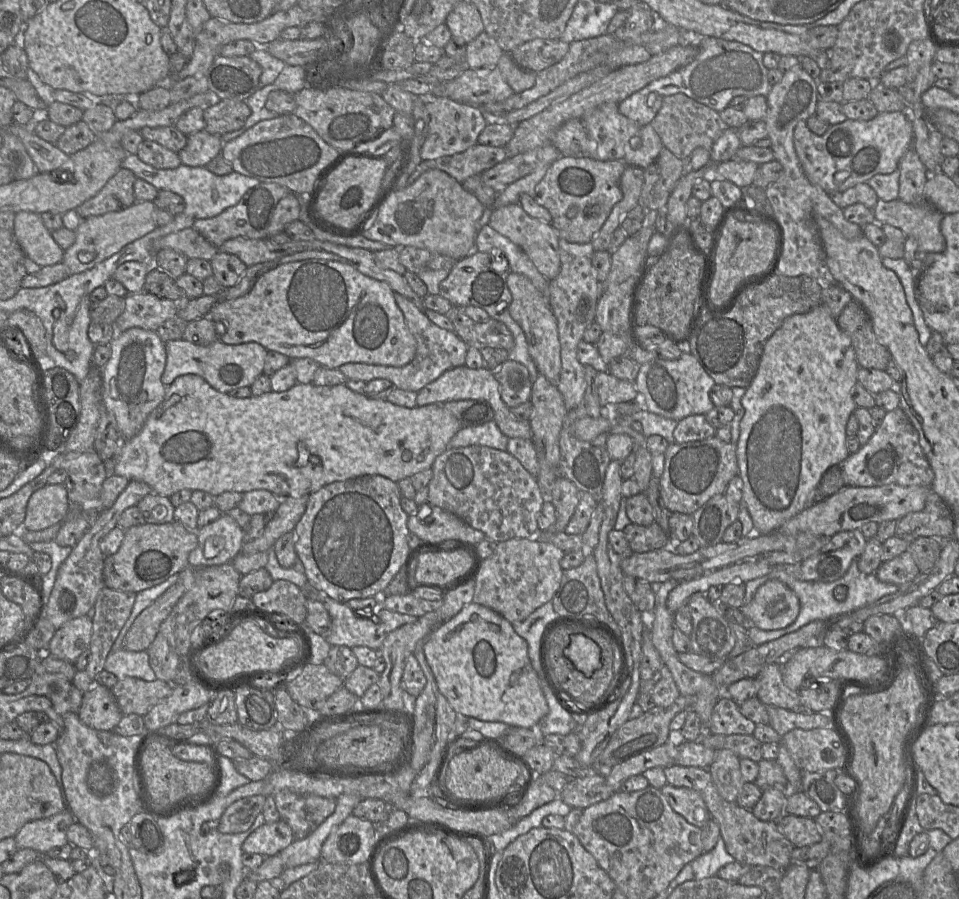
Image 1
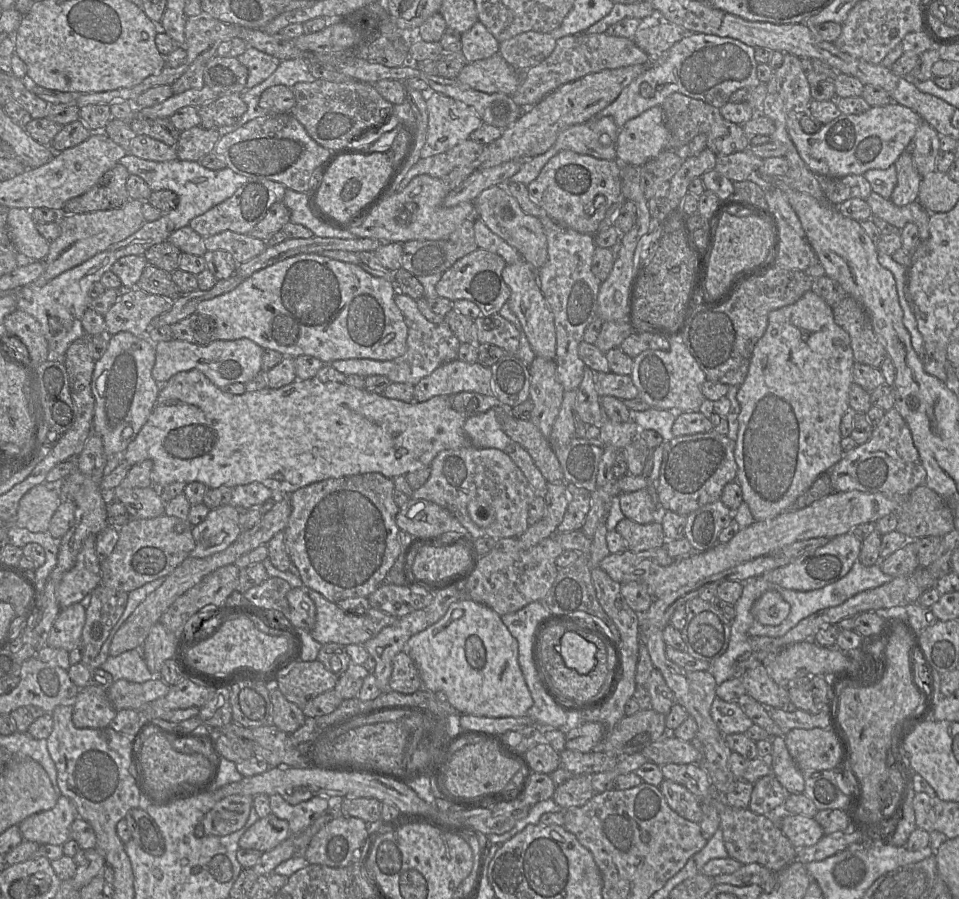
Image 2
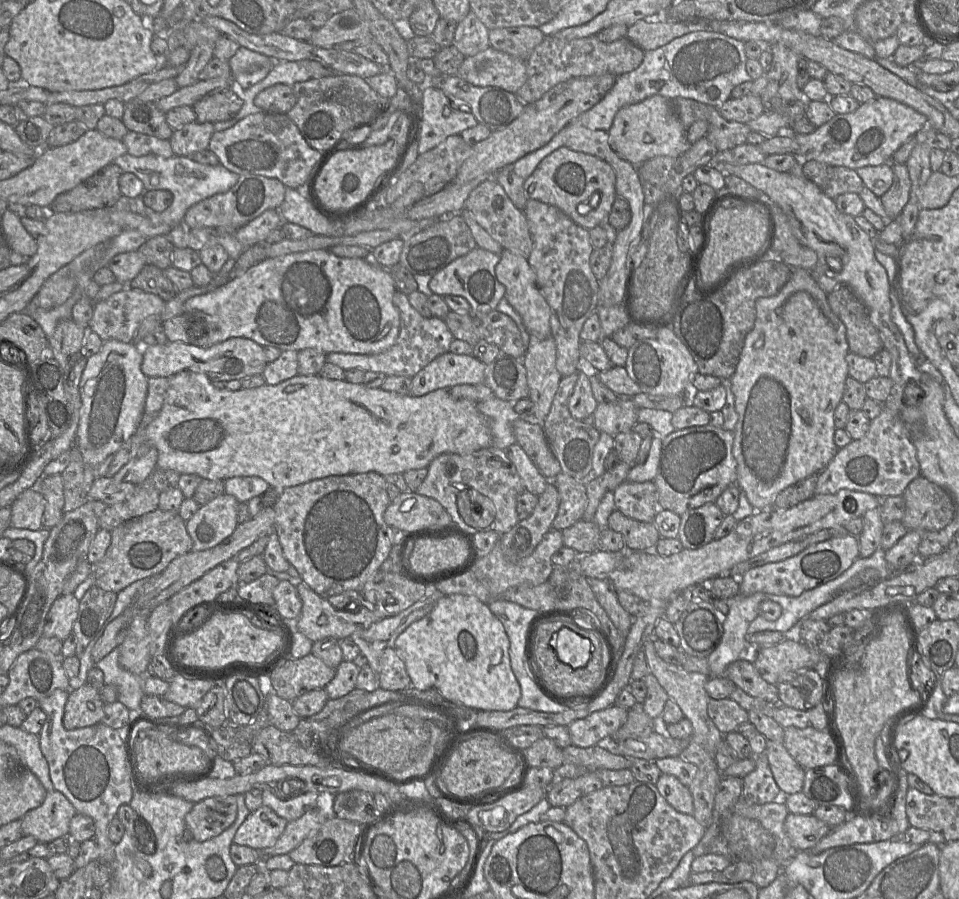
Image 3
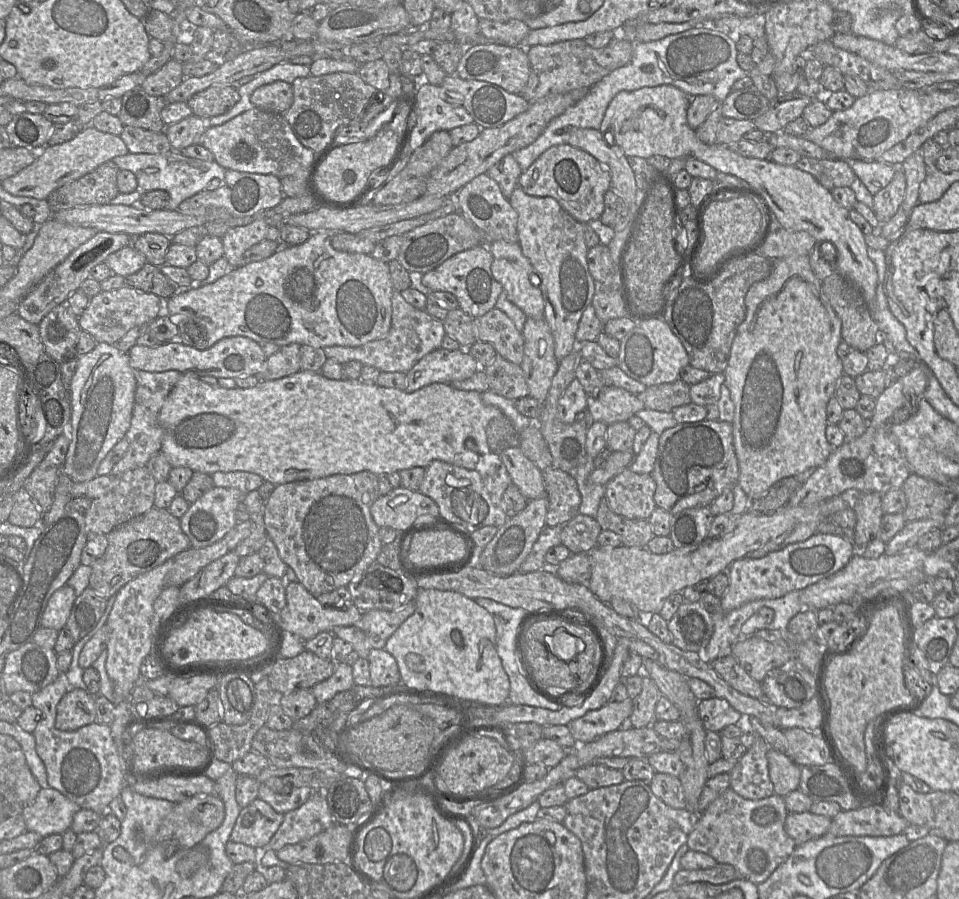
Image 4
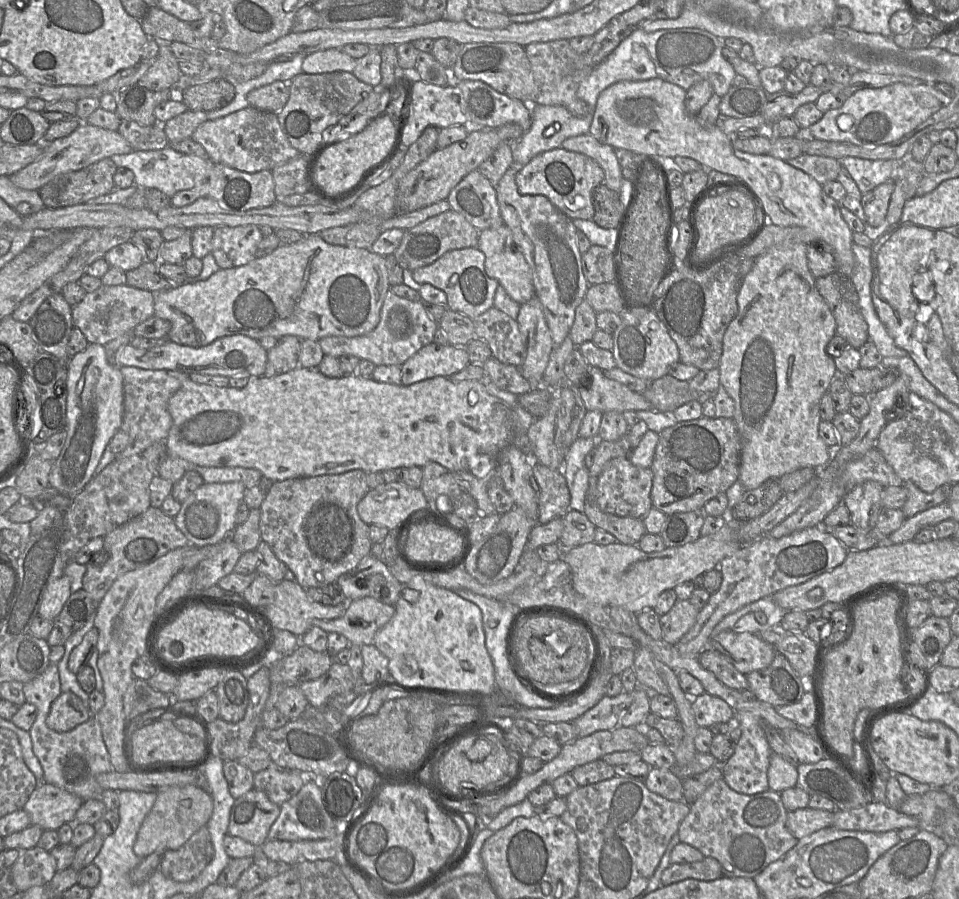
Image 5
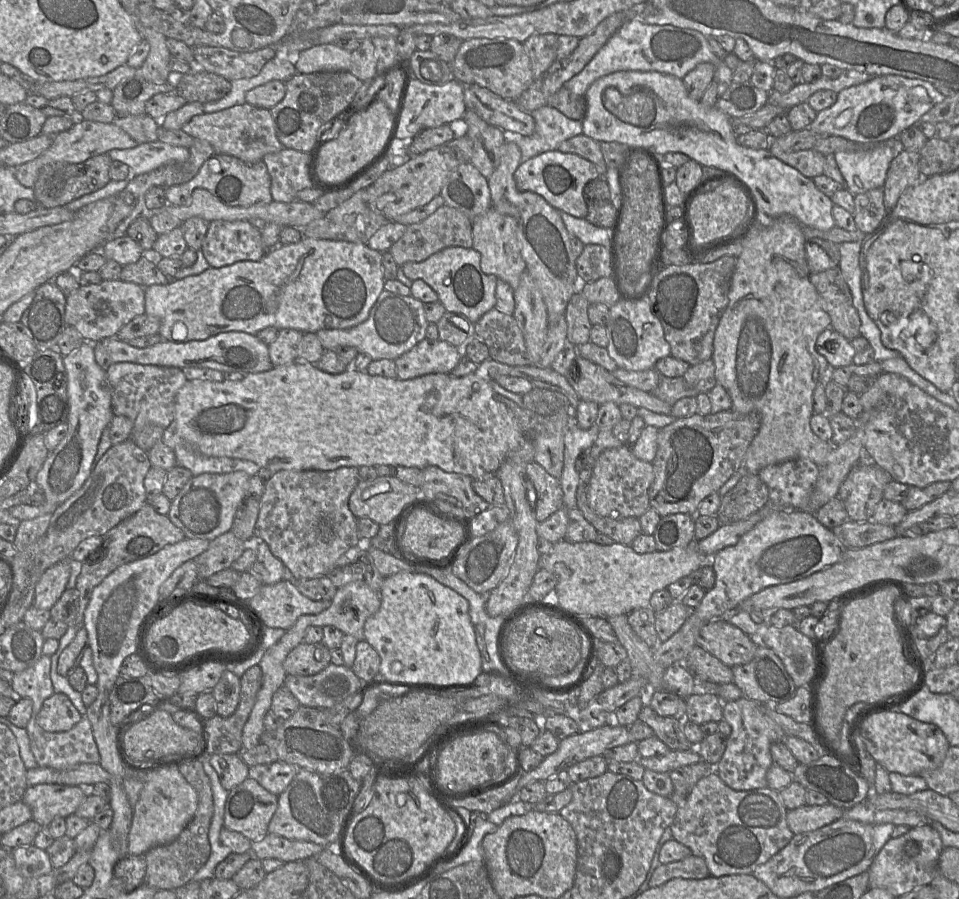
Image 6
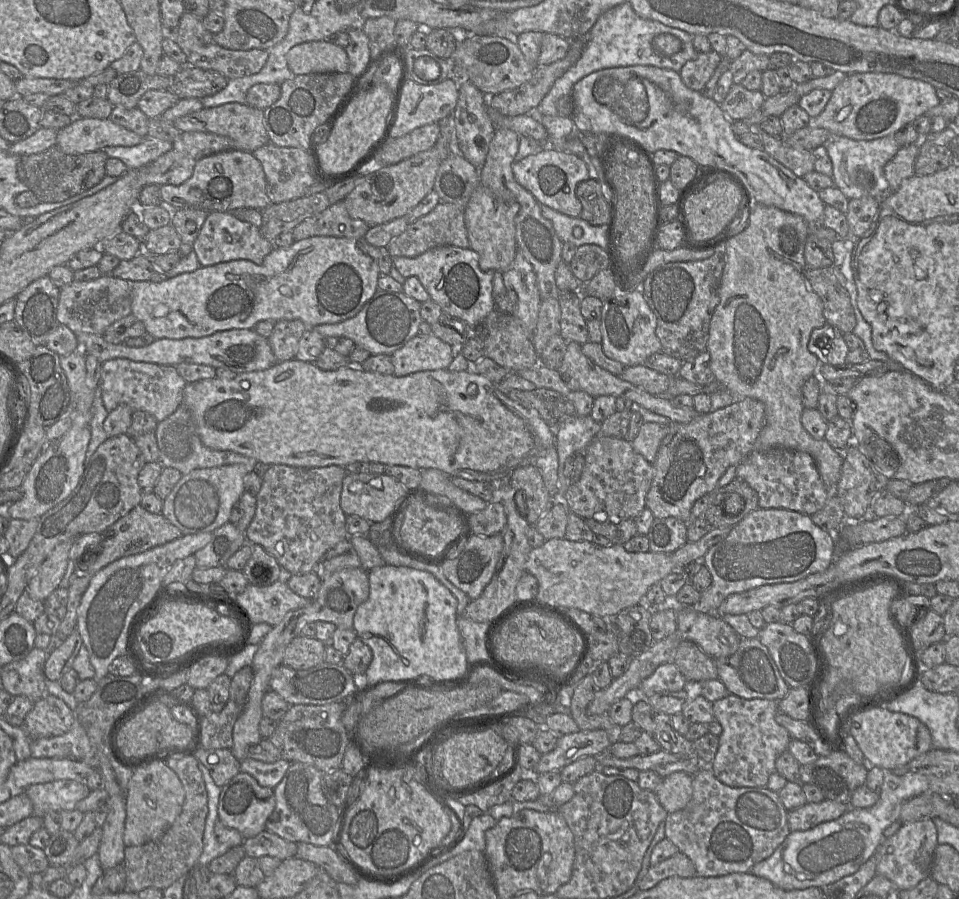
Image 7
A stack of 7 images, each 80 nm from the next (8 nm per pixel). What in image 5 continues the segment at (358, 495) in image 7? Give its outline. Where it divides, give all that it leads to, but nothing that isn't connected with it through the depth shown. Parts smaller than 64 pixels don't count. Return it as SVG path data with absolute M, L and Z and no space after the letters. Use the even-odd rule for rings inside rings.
M398 482L384 483L370 489L358 503L357 512L366 524L384 526L395 531L420 512L435 513L429 509L428 502L420 488L412 488Z

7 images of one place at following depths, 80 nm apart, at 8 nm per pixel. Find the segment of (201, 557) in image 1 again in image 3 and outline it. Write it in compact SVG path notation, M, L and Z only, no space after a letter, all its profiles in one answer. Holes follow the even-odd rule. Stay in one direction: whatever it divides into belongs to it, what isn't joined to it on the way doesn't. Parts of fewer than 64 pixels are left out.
M224 493L200 506L186 521L193 551L210 549L229 537L238 525L237 499Z

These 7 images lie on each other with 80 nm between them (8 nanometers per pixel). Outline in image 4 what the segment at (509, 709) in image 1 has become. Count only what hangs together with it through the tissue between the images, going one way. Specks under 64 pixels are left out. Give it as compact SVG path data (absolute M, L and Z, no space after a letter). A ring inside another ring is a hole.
M419 589L414 603L416 607L415 612L392 634L384 647L397 662L401 682L405 686L417 691L432 691L448 699L453 699L460 706L470 706L469 703L478 703L486 706L501 707L507 704L510 682L497 653L496 628L492 615L483 607L479 606L473 599L454 591Z

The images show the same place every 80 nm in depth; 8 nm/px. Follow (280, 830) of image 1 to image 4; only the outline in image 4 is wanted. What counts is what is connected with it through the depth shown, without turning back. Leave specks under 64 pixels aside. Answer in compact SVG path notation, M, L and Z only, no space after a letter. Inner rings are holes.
M256 798L249 805L242 807L230 835L230 840L264 850L270 839L283 822L284 815L276 812L268 803Z

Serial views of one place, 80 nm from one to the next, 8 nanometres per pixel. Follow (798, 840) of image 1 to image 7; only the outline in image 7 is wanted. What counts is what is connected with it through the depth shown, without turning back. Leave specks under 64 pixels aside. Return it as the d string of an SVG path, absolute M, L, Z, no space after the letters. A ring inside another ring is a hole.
M824 799L821 802L809 803L788 811L788 826L791 831L805 831L815 826L836 820L851 808L850 804Z

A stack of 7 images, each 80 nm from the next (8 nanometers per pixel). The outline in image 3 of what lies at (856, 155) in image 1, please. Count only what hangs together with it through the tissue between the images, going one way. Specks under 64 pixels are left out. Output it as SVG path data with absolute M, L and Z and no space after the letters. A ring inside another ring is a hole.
M877 97L873 101L860 104L859 108L851 113L836 114L831 120L817 127L810 134L797 134L789 131L800 146L801 161L816 160L831 166L843 166L853 170L865 166L878 166L891 163L893 154L921 129L929 125L927 117L913 108L896 100Z

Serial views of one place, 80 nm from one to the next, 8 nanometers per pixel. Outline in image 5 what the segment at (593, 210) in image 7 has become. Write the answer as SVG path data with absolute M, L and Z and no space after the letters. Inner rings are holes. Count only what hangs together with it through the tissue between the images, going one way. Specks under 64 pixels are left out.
M601 183L592 191L594 215L592 220L605 229L618 229L623 220L623 206L619 193Z

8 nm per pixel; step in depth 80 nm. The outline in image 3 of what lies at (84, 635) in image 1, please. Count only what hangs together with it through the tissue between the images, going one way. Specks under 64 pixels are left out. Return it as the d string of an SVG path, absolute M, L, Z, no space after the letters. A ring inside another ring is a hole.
M61 594L52 604L43 636L55 637L63 641L72 634L73 624L77 618L79 600L74 594Z

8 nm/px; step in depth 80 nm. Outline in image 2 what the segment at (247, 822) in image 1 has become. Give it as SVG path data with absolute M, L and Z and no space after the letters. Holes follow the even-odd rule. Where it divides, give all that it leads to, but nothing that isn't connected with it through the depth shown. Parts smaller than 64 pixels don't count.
M230 795L218 801L202 820L207 835L226 836L240 830L253 806L251 795Z

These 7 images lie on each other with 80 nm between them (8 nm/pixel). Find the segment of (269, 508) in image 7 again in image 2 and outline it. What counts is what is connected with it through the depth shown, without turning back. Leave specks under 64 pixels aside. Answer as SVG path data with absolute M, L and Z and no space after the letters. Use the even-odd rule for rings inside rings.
M366 473L322 480L302 487L289 495L292 511L288 524L283 531L285 536L285 546L292 563L298 568L299 577L305 586L320 593L327 600L333 603L338 603L339 601L347 598L368 597L378 587L385 583L388 572L399 557L401 557L402 560L405 550L405 547L402 548L400 544L400 528L396 523L396 516L400 508L394 501L394 490L395 486L392 479L385 477L380 473Z

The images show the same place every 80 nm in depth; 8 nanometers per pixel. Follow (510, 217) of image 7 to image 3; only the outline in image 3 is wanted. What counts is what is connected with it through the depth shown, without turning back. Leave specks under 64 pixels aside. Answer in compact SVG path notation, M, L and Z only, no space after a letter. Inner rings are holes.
M504 249L499 256L500 260L495 267L495 274L498 281L505 286L507 301L521 316L529 335L539 339L551 337L550 307L537 286L536 274L527 258L508 249Z

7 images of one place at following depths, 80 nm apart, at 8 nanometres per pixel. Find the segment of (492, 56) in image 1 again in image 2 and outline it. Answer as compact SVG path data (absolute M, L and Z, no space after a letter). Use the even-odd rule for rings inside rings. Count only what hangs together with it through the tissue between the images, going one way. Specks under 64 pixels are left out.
M478 20L461 34L461 53L467 63L486 59L499 53L499 42Z

